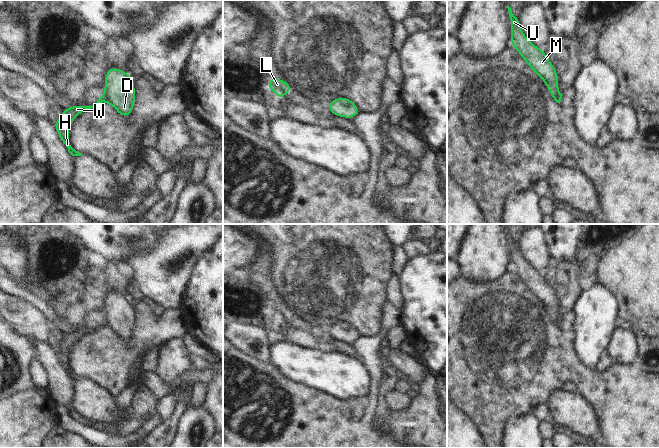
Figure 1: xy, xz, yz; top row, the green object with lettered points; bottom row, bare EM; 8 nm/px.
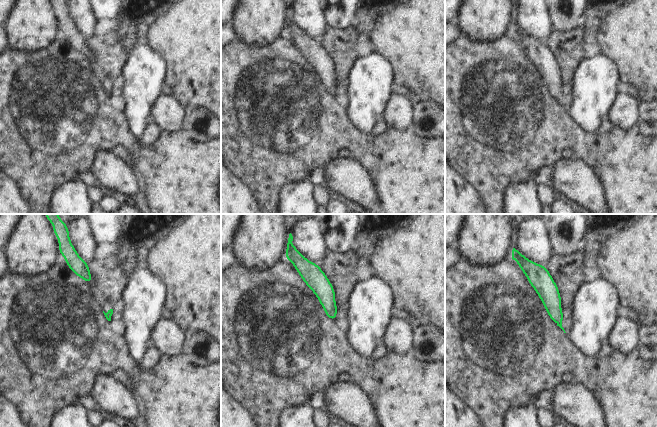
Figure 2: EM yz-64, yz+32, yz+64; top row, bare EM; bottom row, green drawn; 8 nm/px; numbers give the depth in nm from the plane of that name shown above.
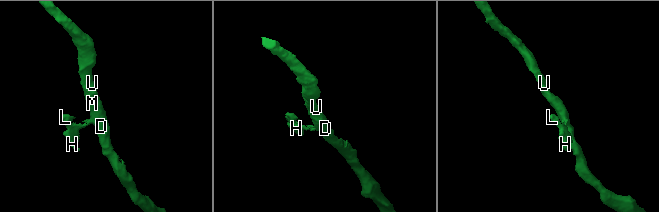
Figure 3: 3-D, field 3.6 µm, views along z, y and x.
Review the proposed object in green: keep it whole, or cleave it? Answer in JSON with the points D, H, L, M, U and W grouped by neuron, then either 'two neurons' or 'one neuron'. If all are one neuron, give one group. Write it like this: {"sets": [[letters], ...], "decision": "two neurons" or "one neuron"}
{"sets": [["D", "M", "U"], ["H", "L", "W"]], "decision": "two neurons"}

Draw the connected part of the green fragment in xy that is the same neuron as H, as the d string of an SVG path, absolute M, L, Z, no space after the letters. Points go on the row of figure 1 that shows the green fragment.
M103 95L92 106L75 105L73 107L63 109L62 116L53 124L58 131L58 136L62 140L66 149L72 156L82 156L82 153L76 151L69 141L69 127L73 120L82 112L98 106L100 103L106 102L106 96Z

